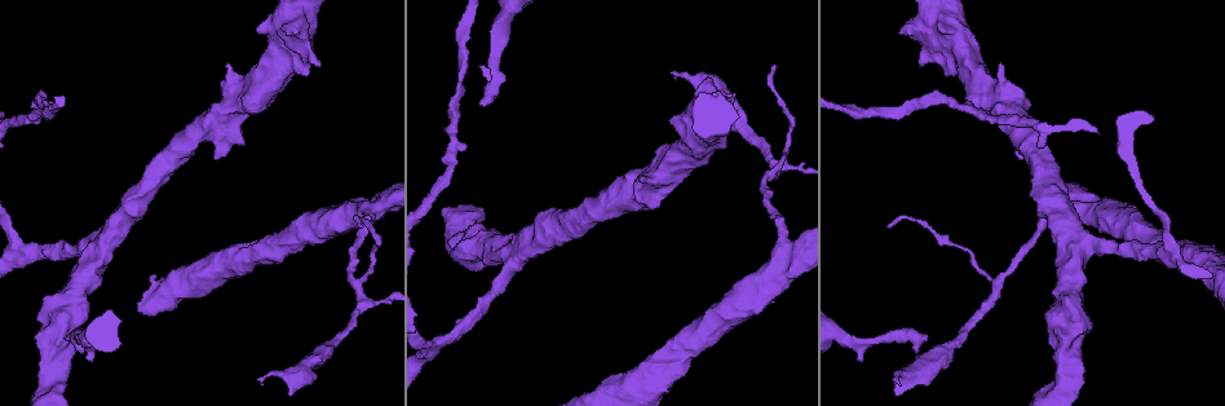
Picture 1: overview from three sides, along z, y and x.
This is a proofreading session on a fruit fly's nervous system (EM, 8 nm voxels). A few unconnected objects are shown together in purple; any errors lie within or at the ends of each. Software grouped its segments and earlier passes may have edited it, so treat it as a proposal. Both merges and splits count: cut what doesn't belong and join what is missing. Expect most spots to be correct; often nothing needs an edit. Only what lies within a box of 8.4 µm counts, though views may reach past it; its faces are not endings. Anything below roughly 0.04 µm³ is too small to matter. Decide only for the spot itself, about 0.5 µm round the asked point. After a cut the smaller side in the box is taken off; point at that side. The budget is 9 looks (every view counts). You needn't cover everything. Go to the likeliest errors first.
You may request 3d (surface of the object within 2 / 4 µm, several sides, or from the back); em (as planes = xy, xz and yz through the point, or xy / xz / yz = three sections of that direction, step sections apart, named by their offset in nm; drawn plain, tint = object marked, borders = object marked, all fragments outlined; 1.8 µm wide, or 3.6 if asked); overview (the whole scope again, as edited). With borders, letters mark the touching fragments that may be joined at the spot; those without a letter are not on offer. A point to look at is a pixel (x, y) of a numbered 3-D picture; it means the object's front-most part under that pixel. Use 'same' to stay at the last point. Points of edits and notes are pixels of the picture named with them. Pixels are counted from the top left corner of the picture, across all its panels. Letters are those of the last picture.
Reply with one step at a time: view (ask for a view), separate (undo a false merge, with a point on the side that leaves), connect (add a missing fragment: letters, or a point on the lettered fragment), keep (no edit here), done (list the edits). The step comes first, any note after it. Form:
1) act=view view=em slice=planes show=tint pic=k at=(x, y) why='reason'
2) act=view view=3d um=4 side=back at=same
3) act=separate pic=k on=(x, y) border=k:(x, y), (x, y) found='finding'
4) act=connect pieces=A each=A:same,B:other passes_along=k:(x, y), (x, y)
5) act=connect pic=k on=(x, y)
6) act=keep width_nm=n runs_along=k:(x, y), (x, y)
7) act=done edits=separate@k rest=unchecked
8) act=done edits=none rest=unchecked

act=view view=em um=3.6 slice=yz step=4 show=tint pic=1 at=(299, 44) why='sudden change in width'

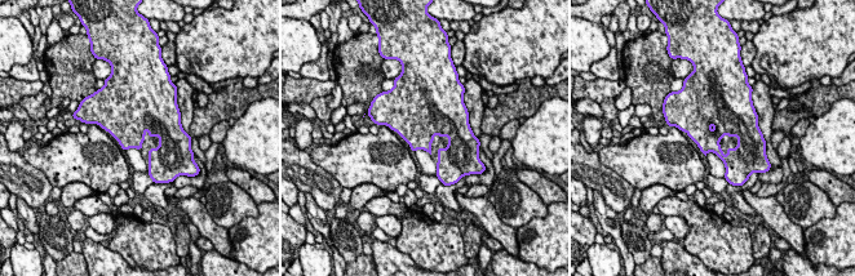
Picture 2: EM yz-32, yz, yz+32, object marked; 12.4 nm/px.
act=view view=em um=3.6 slice=planes show=tint at=same

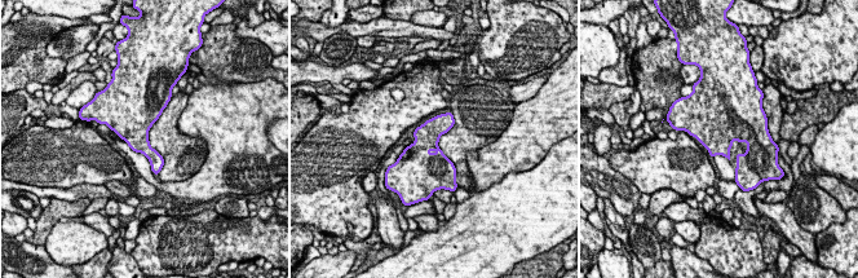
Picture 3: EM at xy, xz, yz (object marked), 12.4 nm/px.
act=view view=em um=3.6 slice=planes show=borders at=same

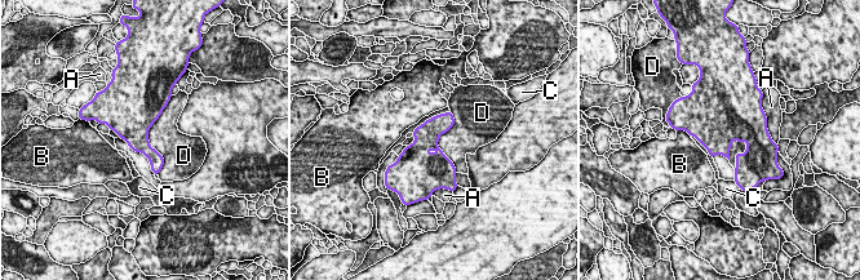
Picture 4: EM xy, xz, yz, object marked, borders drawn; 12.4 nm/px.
act=keep width_nm=320 longest_contact=D:900nm each=A:other,B:other,C:other,D:other found='all the same neuron'

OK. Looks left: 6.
act=view view=em um=3.6 slice=planes show=borders pic=1 at=(260, 381) why='branch stops here'

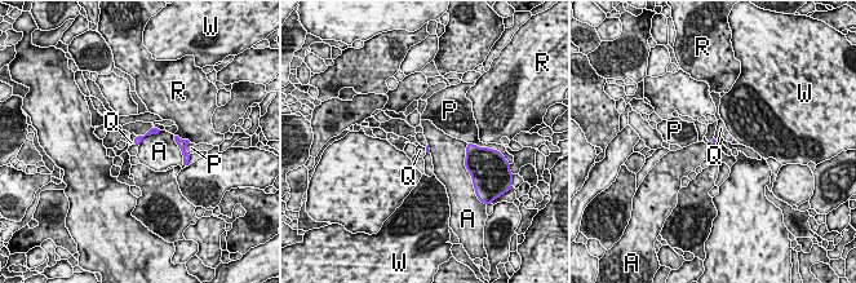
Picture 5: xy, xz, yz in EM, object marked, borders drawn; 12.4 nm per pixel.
act=keep each=A:other,P:other,Q:other,R:other,W:other runs_along=5:(158, 131), (151, 131), (134, 141) found='no lettered fragment goes on from it'

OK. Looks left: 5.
act=view view=em slice=xy step=16 show=borders pic=1 at=(642, 180) why='stops while still wide'

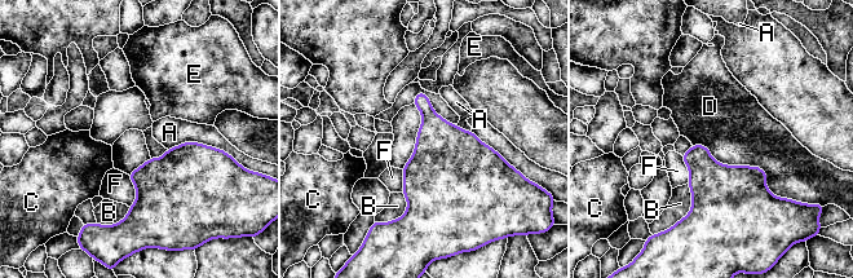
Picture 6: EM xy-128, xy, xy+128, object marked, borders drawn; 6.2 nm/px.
act=view view=em slice=planes show=borders at=same

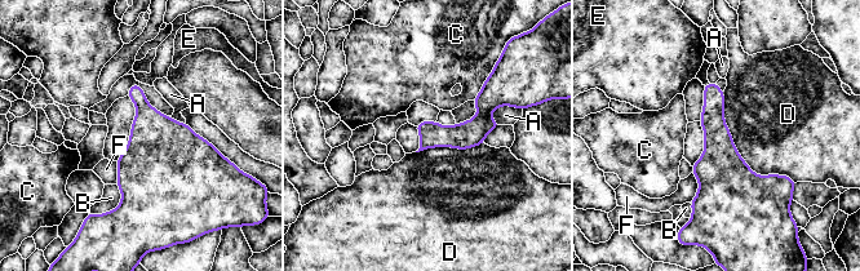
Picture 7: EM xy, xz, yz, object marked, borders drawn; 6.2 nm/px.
act=keep longest_contact=D:700nm each=A:other,B:other,C:other,D:other,E:other,F:other found='none of them fits'

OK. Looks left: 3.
act=view view=em slice=planes show=tint pic=1 at=(522, 250) why='side arm on a straight run'

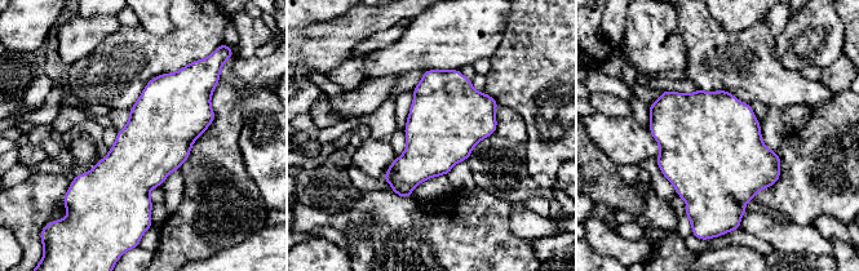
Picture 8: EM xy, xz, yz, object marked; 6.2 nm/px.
act=view view=em slice=planes show=borders at=same why='see the neighbours'

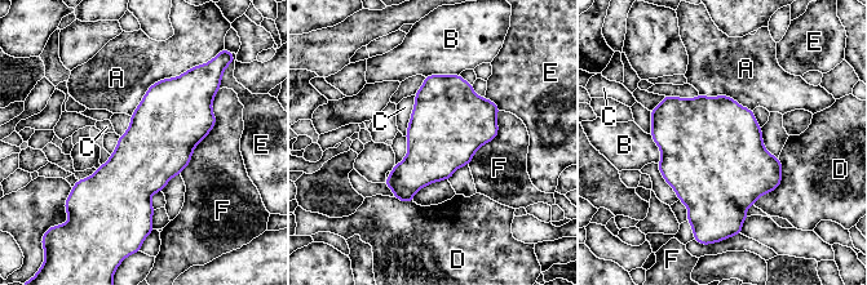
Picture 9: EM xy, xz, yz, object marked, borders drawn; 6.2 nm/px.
act=keep each=A:other,B:other,C:other,D:other,E:other,F:other border=9:(415, 96), (405, 136) found='all the same neuron'

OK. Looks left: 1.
act=done edits=none rest=unchecked

